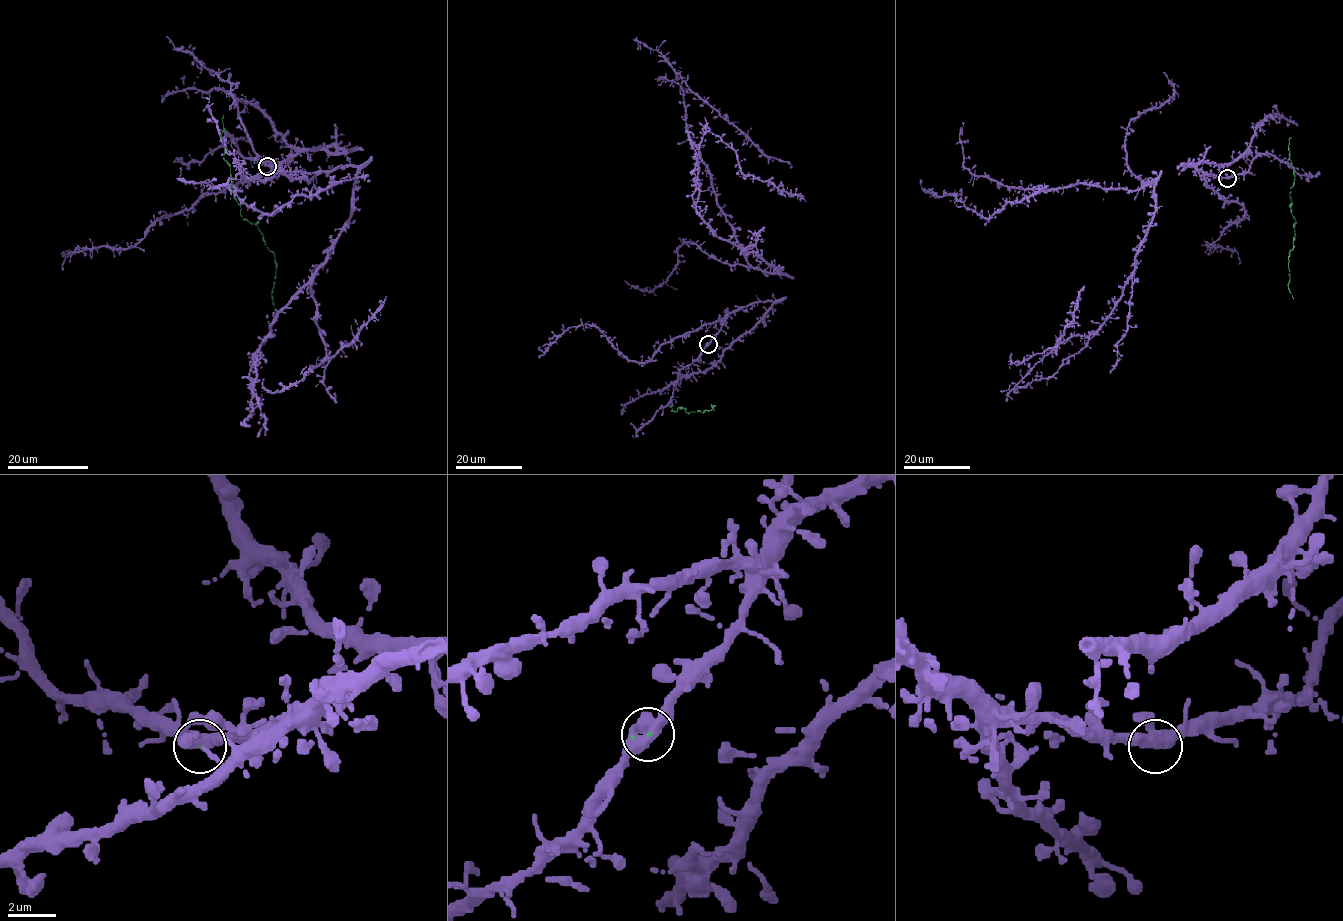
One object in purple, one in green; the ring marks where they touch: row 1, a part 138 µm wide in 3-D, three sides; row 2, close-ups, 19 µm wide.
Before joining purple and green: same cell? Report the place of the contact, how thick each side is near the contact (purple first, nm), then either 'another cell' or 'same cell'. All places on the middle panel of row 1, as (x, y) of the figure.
place (708, 344); calibres 360 and 90 nm; same cell

